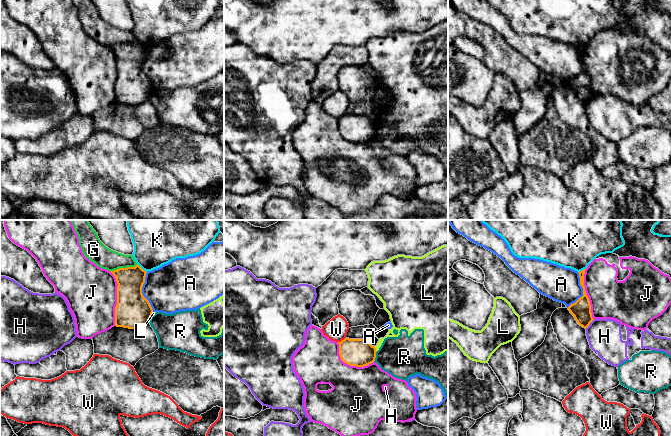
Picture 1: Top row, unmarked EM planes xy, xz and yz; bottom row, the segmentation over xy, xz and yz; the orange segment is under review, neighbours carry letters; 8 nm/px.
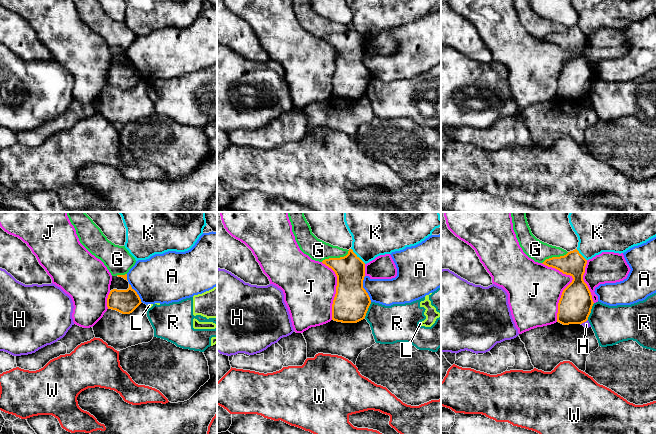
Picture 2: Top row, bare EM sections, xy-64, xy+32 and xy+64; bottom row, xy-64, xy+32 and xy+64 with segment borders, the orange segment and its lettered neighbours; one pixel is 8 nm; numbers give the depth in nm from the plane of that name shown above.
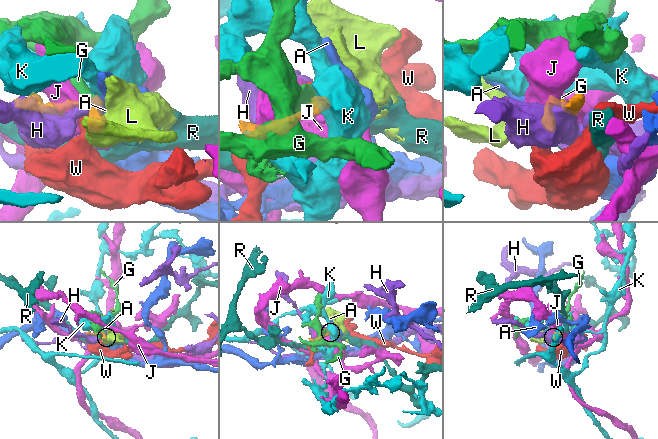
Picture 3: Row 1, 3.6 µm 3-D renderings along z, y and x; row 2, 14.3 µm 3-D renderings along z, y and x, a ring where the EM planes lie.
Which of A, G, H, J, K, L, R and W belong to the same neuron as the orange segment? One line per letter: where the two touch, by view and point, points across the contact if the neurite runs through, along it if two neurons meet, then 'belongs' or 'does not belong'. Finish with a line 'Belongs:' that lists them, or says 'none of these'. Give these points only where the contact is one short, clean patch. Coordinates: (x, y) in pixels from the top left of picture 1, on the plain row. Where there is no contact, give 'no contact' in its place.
A: contact xy (141, 68); border xy (146, 48), (142, 71), (148, 77), (153, 87); does not belong
G: contact xy (123, 44); does not belong
H: contact yz (589, 100); does not belong
J: contact xy (117, 74); does not belong
K: contact xy (141, 44); border xy (137, 39), (146, 48); does not belong
L: contact xz (375, 125); border xz (374, 122), (376, 127); does not belong
R: contact xz (375, 132); border xz (377, 127), (373, 137); does not belong
W: contact xz (342, 116); border xz (345, 113), (338, 118); does not belong
Belongs: none of these

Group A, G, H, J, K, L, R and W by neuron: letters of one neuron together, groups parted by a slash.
A / G / H / J / K / L R / W

